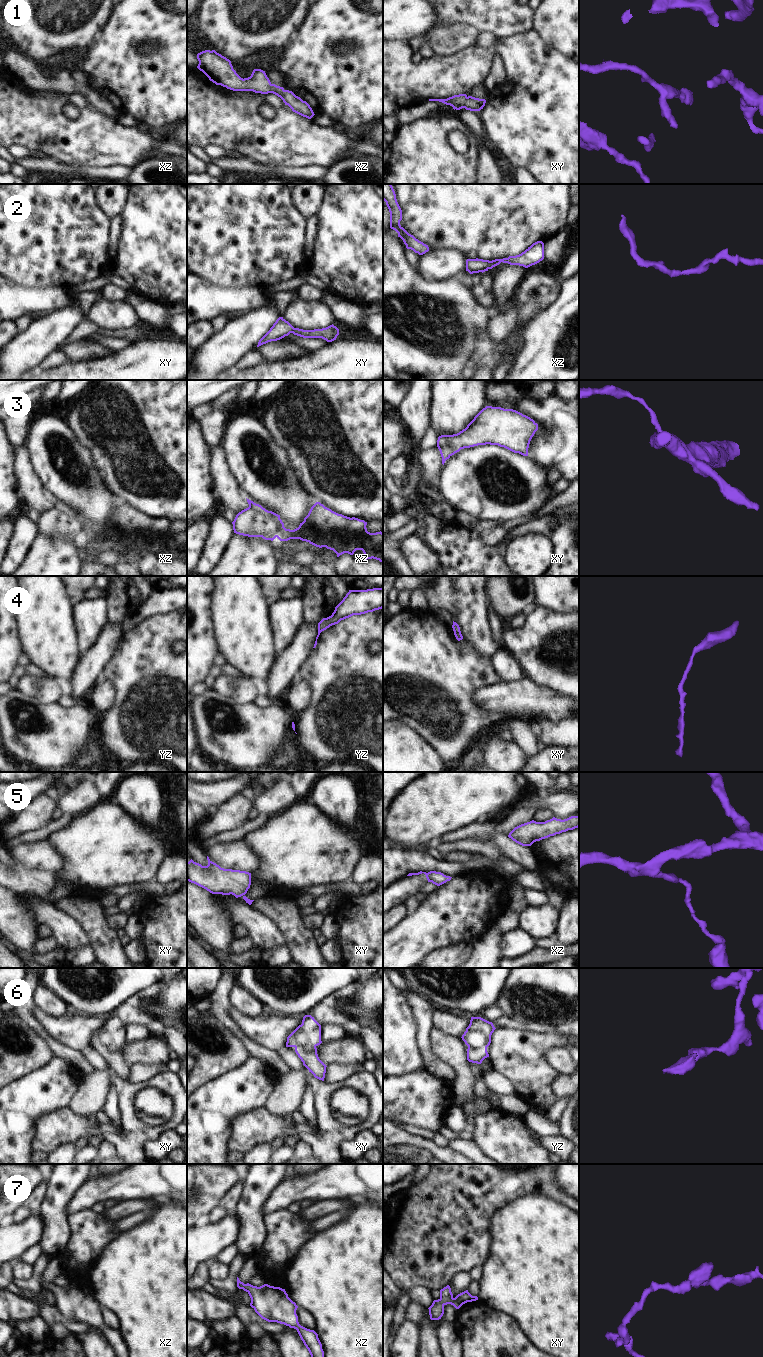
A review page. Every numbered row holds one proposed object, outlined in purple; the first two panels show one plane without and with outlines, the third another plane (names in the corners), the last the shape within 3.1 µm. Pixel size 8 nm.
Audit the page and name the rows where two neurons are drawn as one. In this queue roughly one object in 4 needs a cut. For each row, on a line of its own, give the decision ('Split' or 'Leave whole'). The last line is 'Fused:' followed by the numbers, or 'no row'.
1: Leave whole
2: Leave whole
3: Leave whole
4: Leave whole
5: Leave whole
6: Leave whole
7: Leave whole
Fused: no row

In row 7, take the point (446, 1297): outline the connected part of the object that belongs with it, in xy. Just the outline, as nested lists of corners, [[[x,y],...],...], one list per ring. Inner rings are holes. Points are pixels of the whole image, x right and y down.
[[[449,1285],[440,1290],[440,1298],[434,1300],[432,1305],[428,1308],[431,1320],[439,1320],[444,1314],[444,1306],[447,1304],[453,1305],[459,1309],[463,1304],[478,1300],[477,1296],[472,1296],[468,1290],[458,1294],[455,1298],[451,1292]]]

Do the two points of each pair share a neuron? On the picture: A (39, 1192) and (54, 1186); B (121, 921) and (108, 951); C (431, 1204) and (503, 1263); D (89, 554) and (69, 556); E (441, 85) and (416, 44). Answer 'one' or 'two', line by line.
A: two
B: two
C: two
D: two
E: two

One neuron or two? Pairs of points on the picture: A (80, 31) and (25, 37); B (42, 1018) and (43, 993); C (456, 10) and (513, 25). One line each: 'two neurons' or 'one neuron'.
A: one neuron
B: two neurons
C: one neuron

